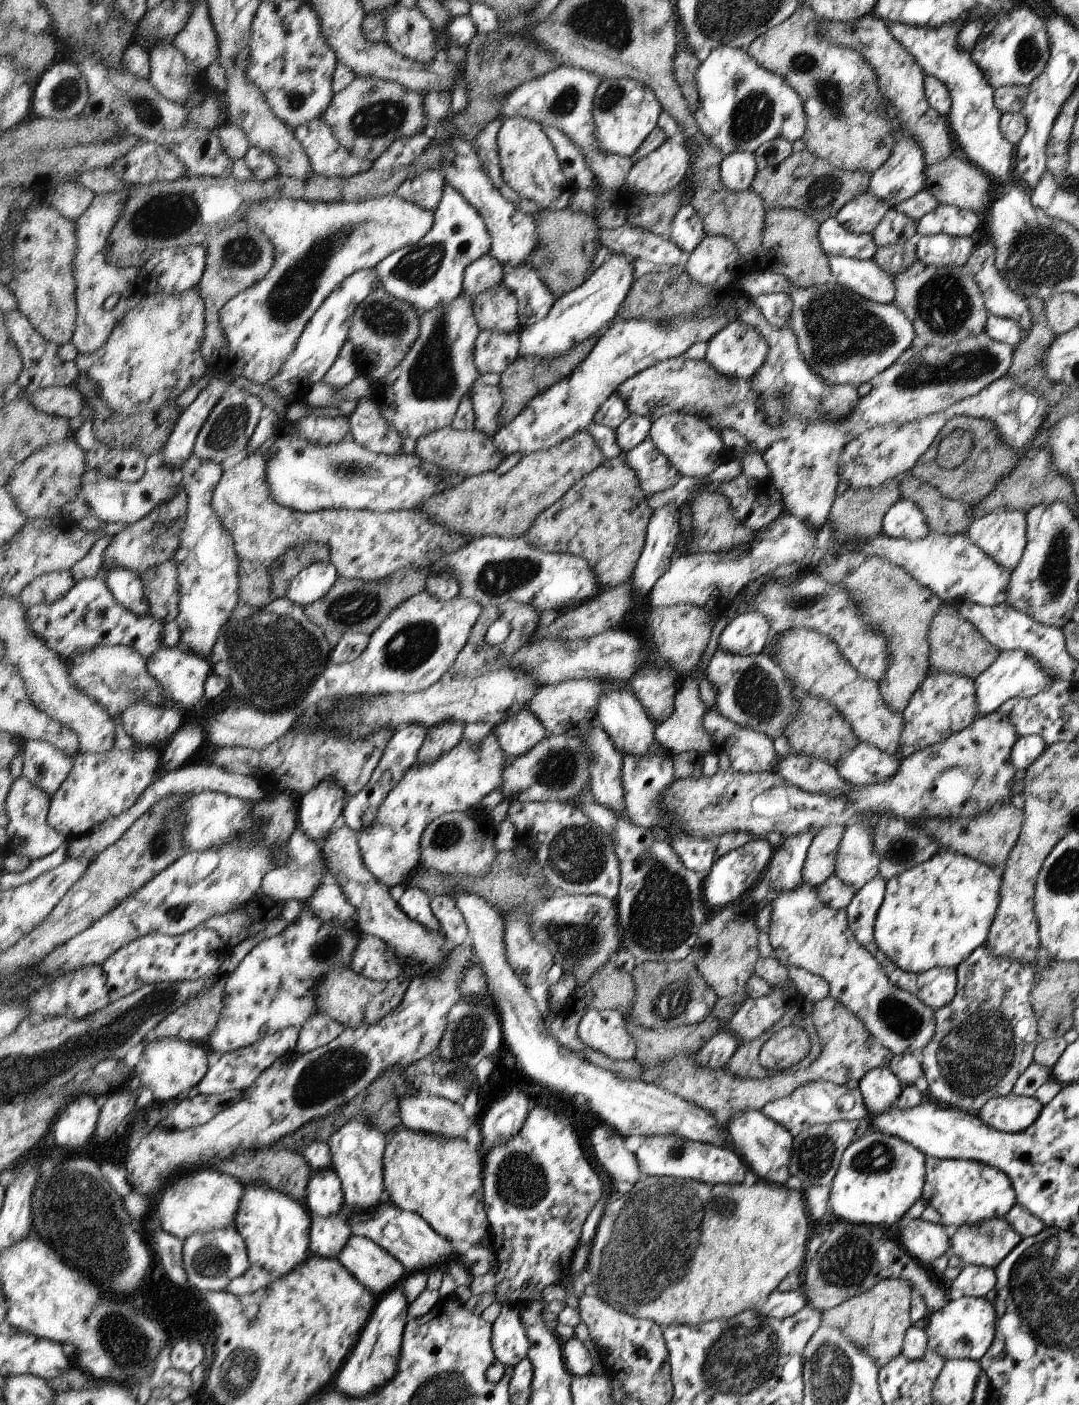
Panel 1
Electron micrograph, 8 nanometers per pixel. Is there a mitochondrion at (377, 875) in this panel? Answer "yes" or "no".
no

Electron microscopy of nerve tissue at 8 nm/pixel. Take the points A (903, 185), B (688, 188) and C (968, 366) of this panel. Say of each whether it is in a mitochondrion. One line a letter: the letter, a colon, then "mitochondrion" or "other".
A: other
B: other
C: mitochondrion

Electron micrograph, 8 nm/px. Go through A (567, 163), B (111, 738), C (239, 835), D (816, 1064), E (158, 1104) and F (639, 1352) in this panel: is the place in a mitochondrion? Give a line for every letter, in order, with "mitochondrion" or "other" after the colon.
A: other
B: other
C: other
D: other
E: other
F: other

